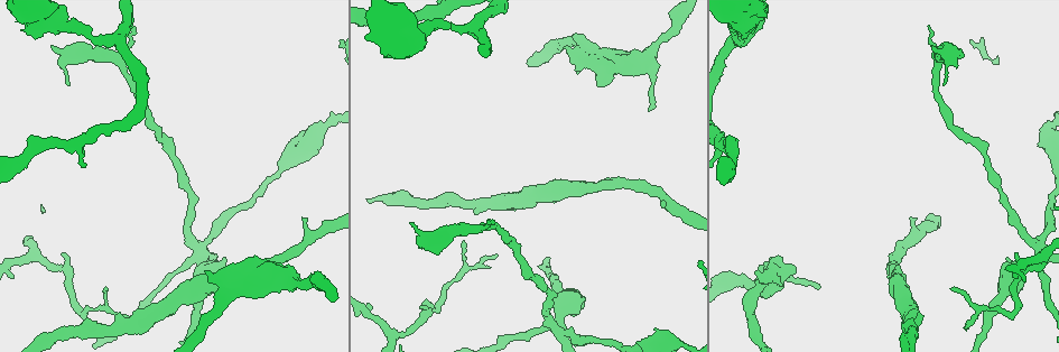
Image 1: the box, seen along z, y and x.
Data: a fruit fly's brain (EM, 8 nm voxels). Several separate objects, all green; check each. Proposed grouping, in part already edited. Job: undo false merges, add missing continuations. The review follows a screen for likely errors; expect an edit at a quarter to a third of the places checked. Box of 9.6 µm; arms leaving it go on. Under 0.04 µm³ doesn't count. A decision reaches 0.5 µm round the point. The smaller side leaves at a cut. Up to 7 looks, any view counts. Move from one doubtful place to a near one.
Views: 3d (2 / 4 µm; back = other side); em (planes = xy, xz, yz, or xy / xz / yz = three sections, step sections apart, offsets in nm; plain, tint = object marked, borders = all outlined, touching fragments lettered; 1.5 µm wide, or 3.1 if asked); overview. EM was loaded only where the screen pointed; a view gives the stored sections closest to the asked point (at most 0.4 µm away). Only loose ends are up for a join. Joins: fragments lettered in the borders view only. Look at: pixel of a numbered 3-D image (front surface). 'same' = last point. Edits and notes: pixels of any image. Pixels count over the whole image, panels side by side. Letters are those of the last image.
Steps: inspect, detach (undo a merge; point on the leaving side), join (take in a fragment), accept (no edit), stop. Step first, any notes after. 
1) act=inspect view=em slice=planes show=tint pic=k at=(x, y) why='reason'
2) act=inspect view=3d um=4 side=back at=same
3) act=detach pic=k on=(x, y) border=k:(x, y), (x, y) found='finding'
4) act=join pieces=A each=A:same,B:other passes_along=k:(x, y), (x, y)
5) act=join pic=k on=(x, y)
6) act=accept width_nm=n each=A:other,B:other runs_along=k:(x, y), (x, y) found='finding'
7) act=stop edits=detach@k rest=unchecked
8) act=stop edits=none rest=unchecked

act=inspect view=3d um=4 pic=1 at=(967, 329) why='tapers out'

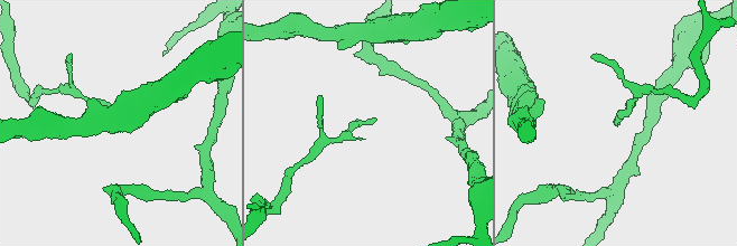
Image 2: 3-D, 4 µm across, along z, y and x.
act=inspect view=em slice=xz step=8 show=borders pic=2 at=(373, 120) why='need the tissue'

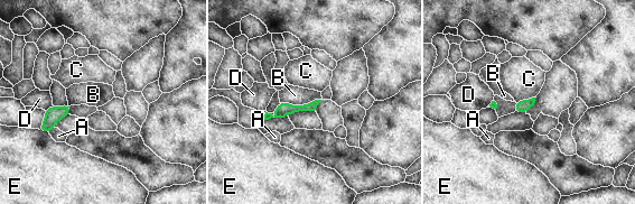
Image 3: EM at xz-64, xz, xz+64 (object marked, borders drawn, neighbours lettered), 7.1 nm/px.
act=accept longest_contact=B:300nm each=A:other,B:other,C:other,D:other,E:other border=3:(534, 96), (515, 102) found='no lettered fragment goes on from it'

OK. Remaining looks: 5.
act=inspect view=em slice=planes show=borders pic=1 at=(560, 329) why='sharp bend'

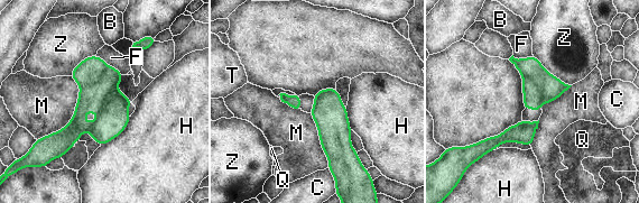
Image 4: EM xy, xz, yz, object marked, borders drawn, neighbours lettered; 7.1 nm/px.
act=detach pic=4 on=(533, 99) longest_contact=M:500nm each=B:other,C:other,F:other,H:other,M:other,Q:other,T:other,Z:other part_leaving=4:(112, 70), (81, 109), (62, 151) found='a second neuron is stuck on'

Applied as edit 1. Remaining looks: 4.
act=inspect view=3d um=4 side=back pic=1 at=(912, 219) why='free end'

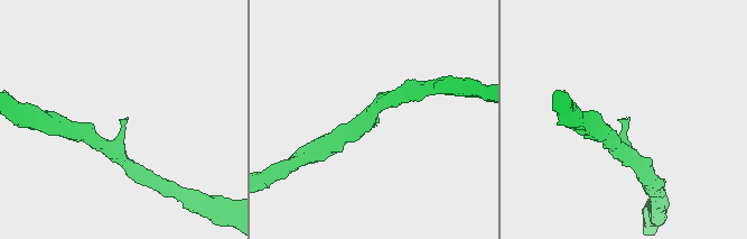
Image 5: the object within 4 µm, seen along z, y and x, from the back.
act=inspect view=em slice=yz step=4 show=tint pic=5 at=(624, 120) why='shape alone is not enough'

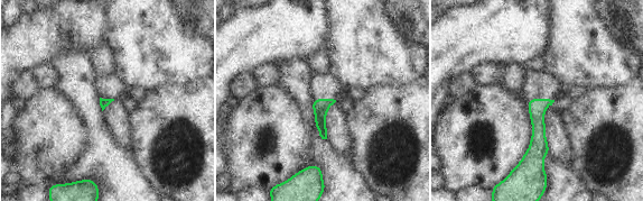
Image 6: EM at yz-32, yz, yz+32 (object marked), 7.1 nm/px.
act=inspect view=em slice=planes show=borders at=same why='cut it another way'

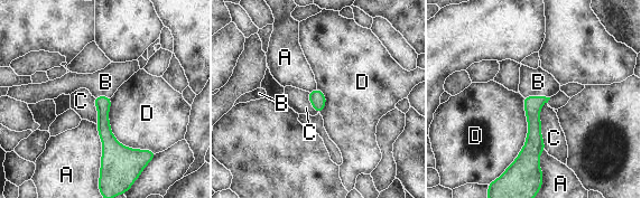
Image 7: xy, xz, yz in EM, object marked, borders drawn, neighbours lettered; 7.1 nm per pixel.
act=join pic=7 on=(538, 82) longest_contact=D:550nm each=A:other,B:same,C:other,D:other found='it goes on there'

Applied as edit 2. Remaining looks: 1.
act=stop edits=detach@4,join@7 rest=unchecked

